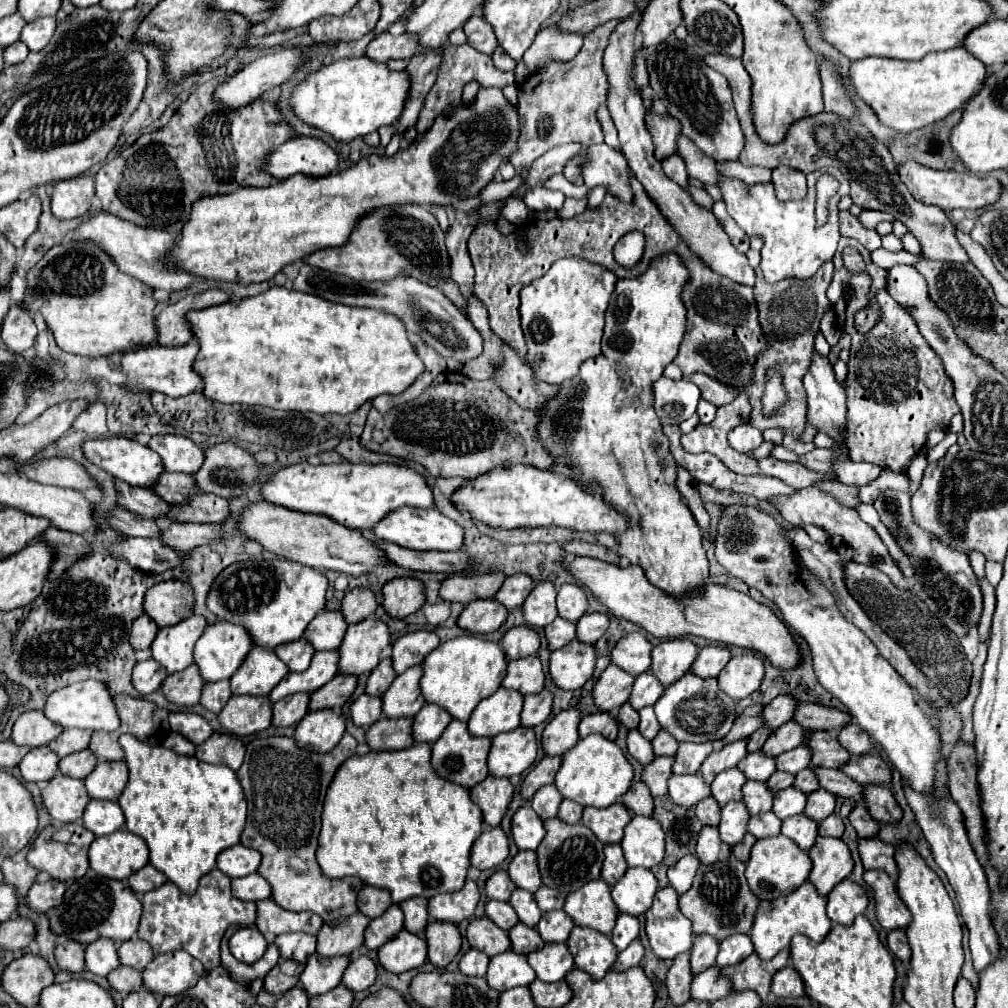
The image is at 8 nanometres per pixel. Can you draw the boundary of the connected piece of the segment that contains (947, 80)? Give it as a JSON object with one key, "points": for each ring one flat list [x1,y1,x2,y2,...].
{"points":[[963,48,927,54,917,62,871,56,851,66,851,80,857,94,875,110,881,124,897,132,913,132,965,108,979,92,979,86,983,86,987,74,983,62,975,60,975,56]]}

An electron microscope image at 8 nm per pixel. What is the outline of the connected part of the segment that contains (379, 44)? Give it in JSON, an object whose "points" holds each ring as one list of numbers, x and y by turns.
{"points":[[389,32,377,36,375,40,371,40,371,44,367,46,365,54,377,62,387,62,389,58,405,58,409,60,419,48,419,40,417,36,403,32,399,36,391,36]]}

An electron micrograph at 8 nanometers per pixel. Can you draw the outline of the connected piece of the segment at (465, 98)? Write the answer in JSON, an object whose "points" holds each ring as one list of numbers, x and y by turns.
{"points":[[471,81,465,85,462,94,462,103,465,104,465,106,469,106,469,104,475,101,479,88,480,85,477,84,476,81]]}

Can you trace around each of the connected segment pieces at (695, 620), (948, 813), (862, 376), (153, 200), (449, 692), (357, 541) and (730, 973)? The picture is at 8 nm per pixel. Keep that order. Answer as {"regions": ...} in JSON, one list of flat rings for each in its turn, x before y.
{"regions":[[[573,558,571,562,565,562,565,568,577,584,591,590,595,600,603,604,611,616,635,622,655,638,681,638,693,634,725,646,751,648,763,654,771,666,781,672,793,670,801,664,801,648,789,634,787,626,769,606,755,602,749,594,729,590,725,586,705,586,701,594,677,600,657,590,645,578,641,566,617,566,595,558]],[[905,790,905,796,931,846,937,866,947,874,949,884,957,894,961,916,969,930,969,948,971,948,971,956,973,956,973,968,979,974,979,970,983,970,983,966,987,966,987,962,991,962,991,958,995,958,995,950,999,950,999,940,997,940,997,932,991,924,991,914,989,914,991,892,987,886,987,876,985,876,983,868,979,866,973,848,969,846,967,830,963,826,963,814,957,808,957,804,949,798,939,800,937,804,931,804,929,798,915,794,911,790]],[[877,290,875,302,879,308,879,322,867,334,849,332,853,338,851,350,859,350,863,358,851,354,847,364,847,448,853,462,873,462,883,470,905,474,915,454,925,446,927,434,931,430,947,428,953,414,959,412,959,406,953,398,951,380,945,376,939,356,927,346,909,312,891,300,885,290]],[[223,78,199,84,161,130,141,134,117,158,99,168,97,198,105,212,137,226,167,230,177,238,183,222,191,216,193,202,199,198,277,182,263,170,263,162,273,146,297,136,295,128,283,120,273,100,257,98,239,110,219,110,211,102,211,94,215,94,219,82]],[[465,634,439,644,433,652,427,654,421,666,421,694,425,702,437,704,445,708,455,720,467,722,475,706,501,686,507,670,507,658,497,642,483,640,475,634]],[[271,502,249,504,241,514,241,530,265,550,319,572,335,570,361,576,369,574,377,564,389,564,383,550,375,546,373,534,367,536,363,530,347,530,347,526,339,526,331,518,323,518,323,514,295,514,295,510,283,510,281,506,271,506]],[[781,950,775,958,769,962,763,962,757,958,757,954,747,956,743,962,735,964,729,970,721,970,721,976,729,978,733,984,733,992,753,990,759,994,761,1002,769,996,769,984,777,970,781,970,789,962,789,950]]]}

